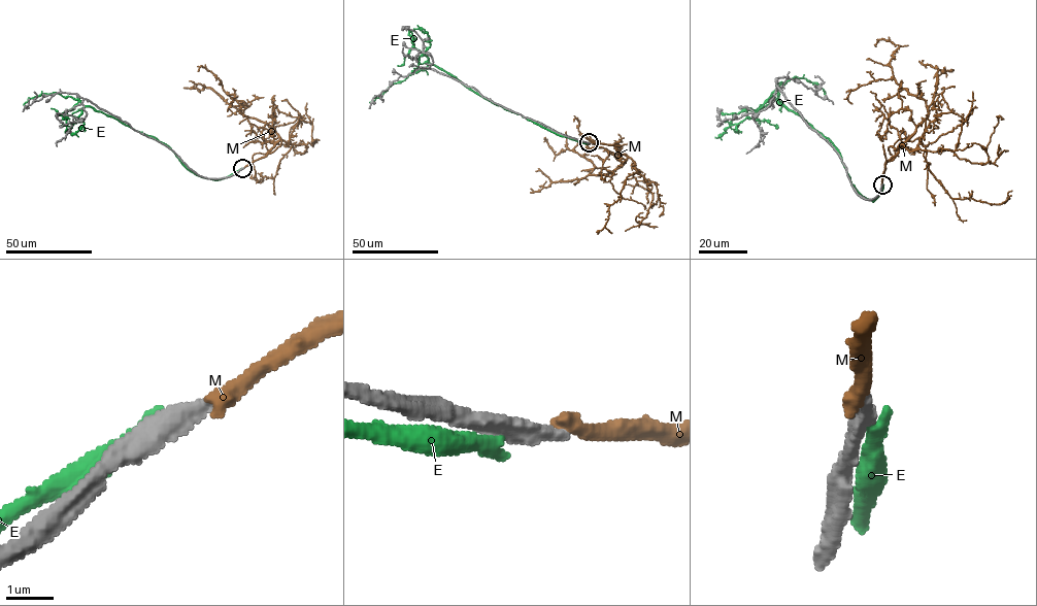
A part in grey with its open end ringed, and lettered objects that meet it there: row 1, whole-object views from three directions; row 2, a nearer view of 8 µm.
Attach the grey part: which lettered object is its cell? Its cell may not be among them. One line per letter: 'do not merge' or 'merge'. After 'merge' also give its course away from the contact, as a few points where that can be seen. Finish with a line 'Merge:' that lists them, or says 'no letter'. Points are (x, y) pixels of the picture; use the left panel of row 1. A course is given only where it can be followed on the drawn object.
E: do not merge
M: do not merge
Merge: no letter

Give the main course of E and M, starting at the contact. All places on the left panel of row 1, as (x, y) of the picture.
E: (240, 169), (219, 179), (202, 177), (156, 138), (70, 96), (41, 93), (23, 104)
M: (243, 168), (263, 157), (280, 137), (245, 116), (247, 106), (230, 96), (210, 71), (202, 66), (198, 71)

